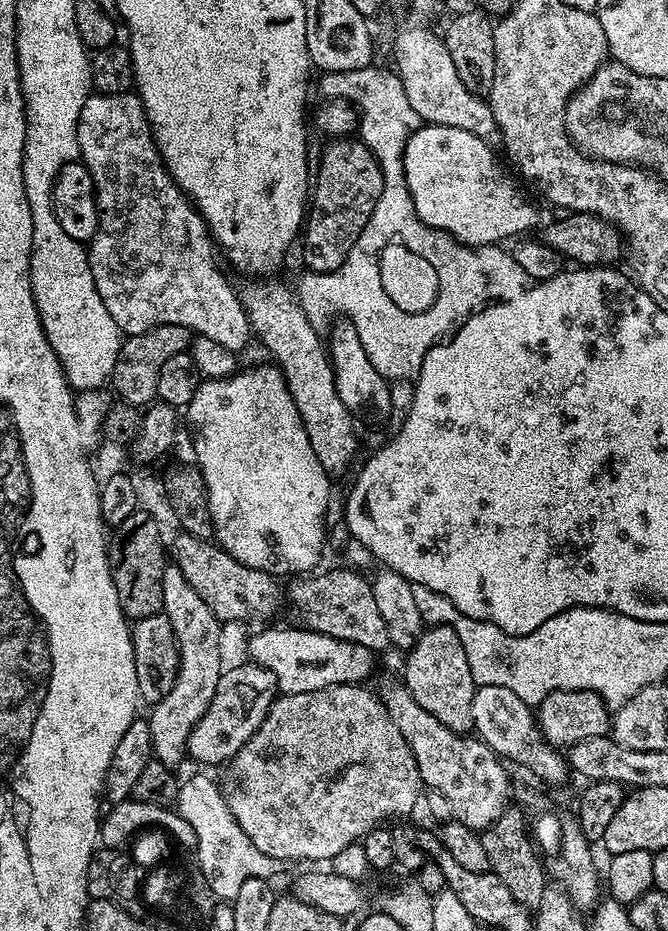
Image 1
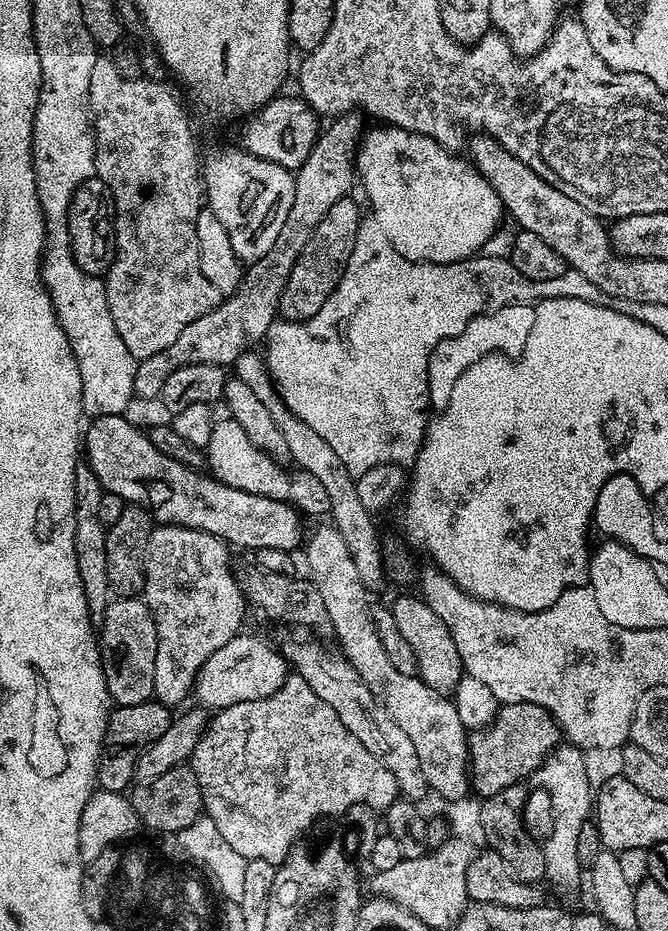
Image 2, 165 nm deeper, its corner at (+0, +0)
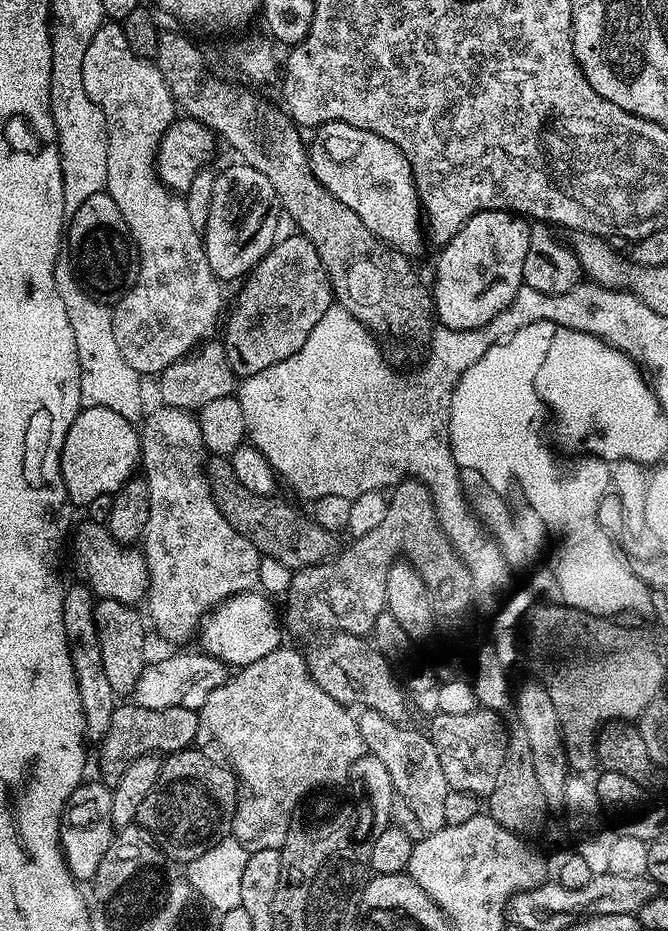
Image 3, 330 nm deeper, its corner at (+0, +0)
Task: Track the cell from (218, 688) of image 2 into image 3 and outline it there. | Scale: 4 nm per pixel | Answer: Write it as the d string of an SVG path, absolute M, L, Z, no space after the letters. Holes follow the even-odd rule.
M203 651L180 652L177 656L168 656L165 660L153 659L145 664L142 678L138 678L138 686L134 693L134 702L150 710L166 710L170 706L199 709L214 694L218 686L222 686L230 675L229 665L220 660L213 660Z

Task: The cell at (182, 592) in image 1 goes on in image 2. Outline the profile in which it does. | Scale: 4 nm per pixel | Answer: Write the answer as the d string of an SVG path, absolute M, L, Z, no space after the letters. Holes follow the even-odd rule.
M179 524L153 527L148 539L148 550L144 558L144 591L142 599L148 605L158 630L158 654L154 658L154 696L161 704L175 706L193 695L196 675L204 663L230 638L240 631L244 620L246 601L240 583L236 581L234 563L229 545L217 536L202 530L181 528Z

